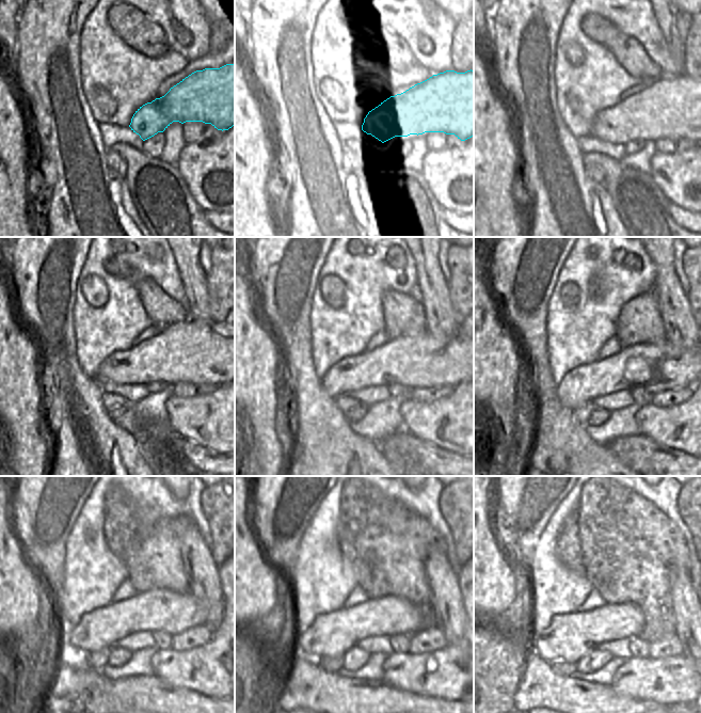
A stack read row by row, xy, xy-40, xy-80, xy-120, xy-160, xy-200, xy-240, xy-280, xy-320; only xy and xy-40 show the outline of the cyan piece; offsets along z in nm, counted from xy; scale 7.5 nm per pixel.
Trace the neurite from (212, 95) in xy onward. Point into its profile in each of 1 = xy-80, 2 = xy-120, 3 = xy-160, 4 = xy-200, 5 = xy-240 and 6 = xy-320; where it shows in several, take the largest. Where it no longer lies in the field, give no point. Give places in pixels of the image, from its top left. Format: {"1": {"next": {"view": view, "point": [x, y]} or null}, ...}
{"1": {"next": {"view": "xy-80", "point": [681, 107]}}, "2": {"next": {"view": "xy-120", "point": [197, 351]}}, "3": {"next": {"view": "xy-160", "point": [420, 361]}}, "4": {"next": {"view": "xy-200", "point": [656, 367]}}, "5": {"next": {"view": "xy-240", "point": [173, 613]}}, "6": {"next": {"view": "xy-320", "point": [569, 637]}}}

